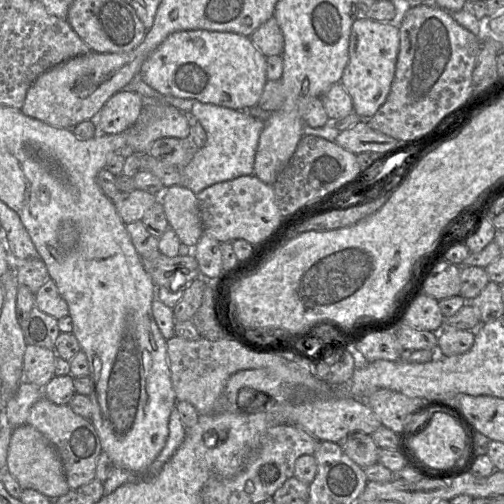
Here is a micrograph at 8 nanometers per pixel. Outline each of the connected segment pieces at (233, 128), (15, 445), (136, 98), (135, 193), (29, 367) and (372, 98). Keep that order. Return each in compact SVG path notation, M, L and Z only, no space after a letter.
M195 100L191 113L202 125L206 132L206 143L196 150L192 160L181 168L182 186L190 189L195 195L205 188L219 182L235 179L240 176L254 174L254 160L260 133L264 127L264 121L251 116L246 110L236 110L210 103L202 103Z
M28 423L12 430L6 470L17 480L21 489L34 489L51 500L63 496L70 490L56 449L36 428Z
M120 90L91 118L100 133L119 134L132 126L142 111L144 98L135 91Z
M134 189L128 193L118 191L111 201L126 225L131 222L141 221L159 197L143 190Z
M27 344L23 357L23 379L40 388L55 375L56 352L32 344Z
M356 16L349 37L349 60L340 83L350 95L354 112L370 119L385 102L394 78L399 52L399 28L394 23L381 23Z

